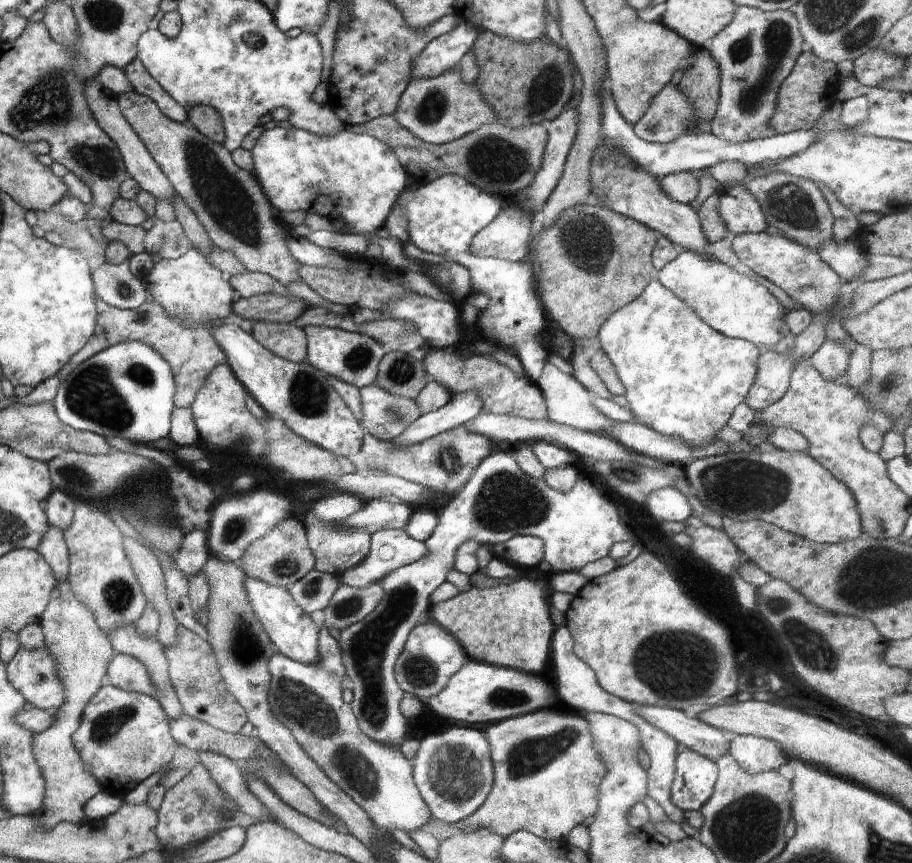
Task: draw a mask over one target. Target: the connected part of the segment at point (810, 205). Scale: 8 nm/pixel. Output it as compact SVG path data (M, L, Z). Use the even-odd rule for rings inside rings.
M770 172L766 176L746 179L746 190L759 202L762 212L768 220L768 225L780 230L779 234L790 238L792 242L818 251L818 248L832 240L834 236L834 217L830 212L828 201L818 189L818 186L806 178L796 178L784 172Z

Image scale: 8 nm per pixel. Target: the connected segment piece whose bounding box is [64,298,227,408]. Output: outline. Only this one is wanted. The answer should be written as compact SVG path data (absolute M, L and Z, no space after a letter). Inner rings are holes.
M97 298L96 305L99 312L98 326L95 328L96 336L92 336L92 342L88 344L88 348L81 348L80 352L72 358L72 364L68 364L68 368L64 368L64 378L78 364L82 364L84 360L90 359L98 352L102 352L114 344L120 344L124 340L136 340L136 342L148 344L152 350L156 350L170 364L174 380L176 380L174 406L188 408L194 402L196 392L206 382L206 376L216 366L227 364L226 354L218 346L218 342L214 340L214 336L209 330L202 328L202 326L182 324L178 318L170 318L158 302L145 302L136 309L119 309Z

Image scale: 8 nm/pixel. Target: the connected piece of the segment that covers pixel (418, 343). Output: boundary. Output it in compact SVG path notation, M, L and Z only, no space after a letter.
M386 317L382 320L366 322L362 326L353 324L352 328L348 330L360 332L364 336L370 336L376 342L386 344L390 351L408 354L410 350L427 347L427 341L418 334L416 326L412 322L408 322L408 320L396 320L396 318Z

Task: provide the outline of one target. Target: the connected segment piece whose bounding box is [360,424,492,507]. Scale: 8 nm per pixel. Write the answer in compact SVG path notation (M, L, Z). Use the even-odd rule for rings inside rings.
M464 424L404 448L390 448L390 444L386 441L378 440L371 434L365 433L360 452L364 454L369 469L404 478L428 490L434 490L436 492L434 502L444 507L459 494L472 476L472 472L490 454L491 442L492 440L486 436L470 432L468 426Z

